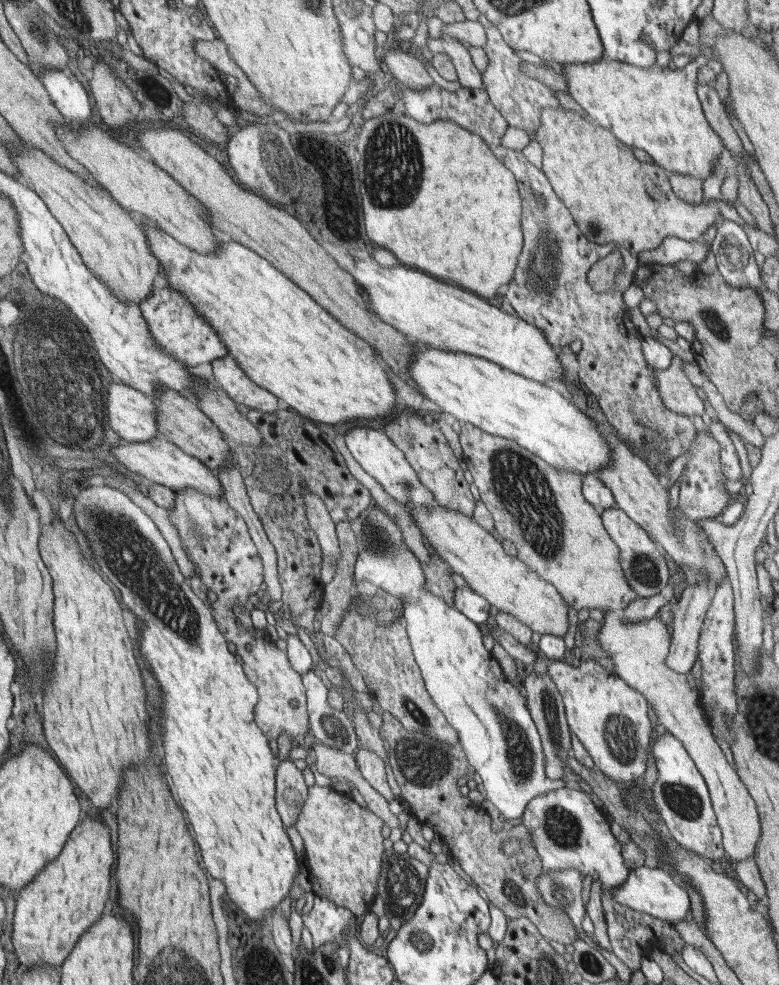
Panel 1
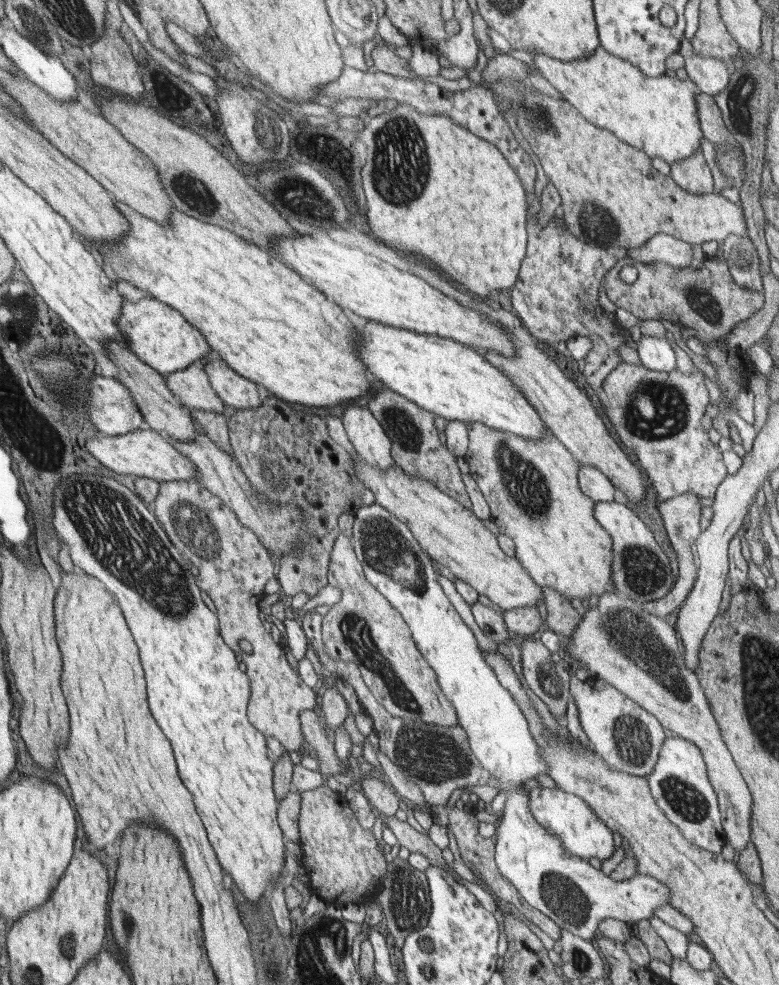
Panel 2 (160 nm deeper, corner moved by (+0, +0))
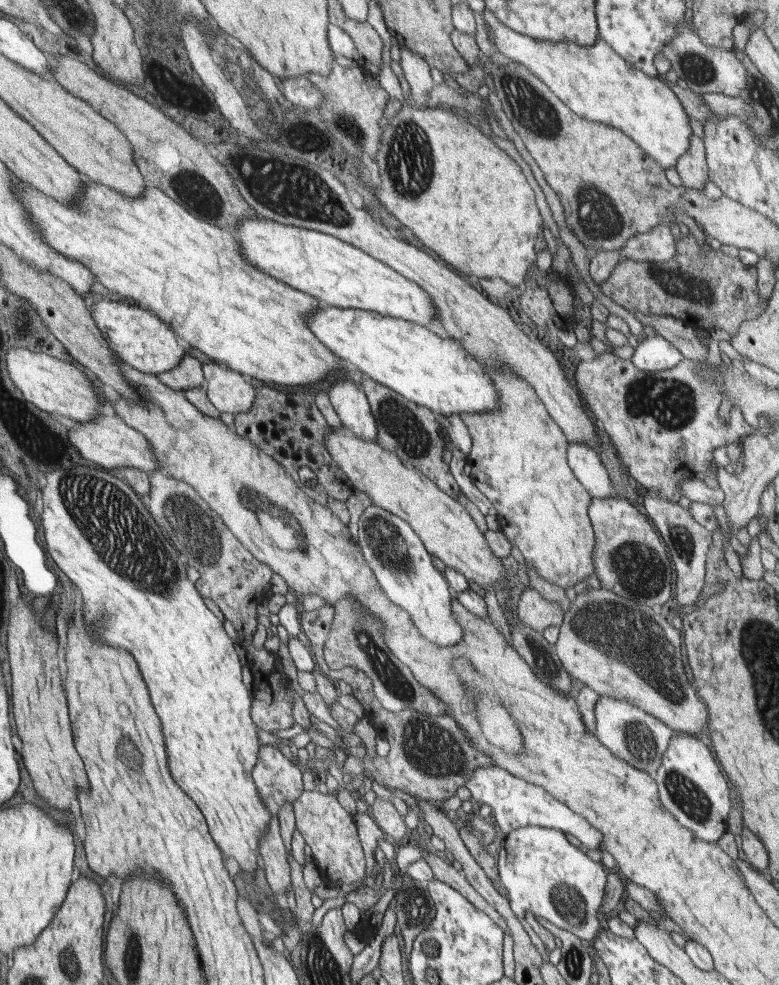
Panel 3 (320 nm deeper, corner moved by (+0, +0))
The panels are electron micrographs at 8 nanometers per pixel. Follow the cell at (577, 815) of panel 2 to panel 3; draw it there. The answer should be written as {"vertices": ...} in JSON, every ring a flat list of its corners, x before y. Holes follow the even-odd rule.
{"vertices":[[496,765,476,767,471,777,465,782,465,786,470,790,472,798,490,806,490,810,494,812,494,820,499,826,506,828,504,835,508,835,508,832,521,826,543,826,544,828,559,830,564,835,574,836,580,842,580,850,584,852,586,850,601,850,604,837,584,817,572,812,563,802,554,798,541,786,530,784,524,779,512,776,503,768]]}

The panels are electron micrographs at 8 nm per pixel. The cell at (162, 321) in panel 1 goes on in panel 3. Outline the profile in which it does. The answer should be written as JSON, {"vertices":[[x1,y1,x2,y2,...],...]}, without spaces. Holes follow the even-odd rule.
{"vertices":[[106,299,94,301,90,309,95,322,102,330,103,337,125,364,146,374,157,375,164,371,176,370,176,366,180,366,180,362,183,361,186,352,182,346,178,346,175,331,167,325,167,322,160,319,158,314,137,305,122,302,118,304,116,301]]}

